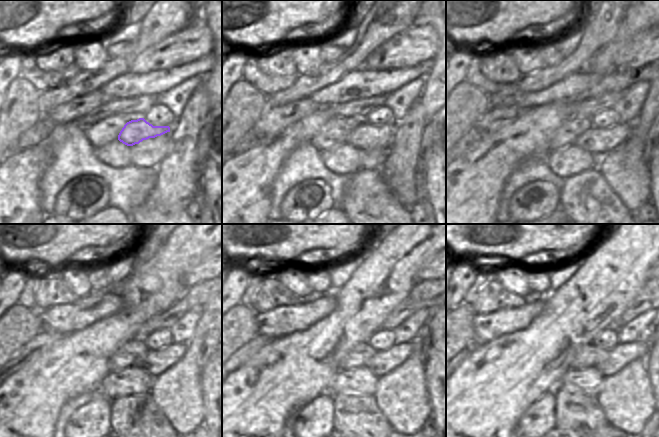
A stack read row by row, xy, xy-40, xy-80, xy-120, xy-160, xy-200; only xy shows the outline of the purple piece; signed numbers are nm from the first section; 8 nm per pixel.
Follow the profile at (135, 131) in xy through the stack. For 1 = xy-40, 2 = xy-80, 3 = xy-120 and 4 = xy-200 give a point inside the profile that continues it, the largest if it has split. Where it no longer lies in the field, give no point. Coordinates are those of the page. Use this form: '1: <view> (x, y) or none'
1: xy-40 (365, 137)
2: xy-80 (598, 141)
3: xy-120 (156, 362)
4: xy-200 (622, 354)

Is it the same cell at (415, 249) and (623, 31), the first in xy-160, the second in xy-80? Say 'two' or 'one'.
one

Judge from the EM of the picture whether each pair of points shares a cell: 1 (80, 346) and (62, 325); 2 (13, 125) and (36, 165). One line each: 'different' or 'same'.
1: different
2: different

